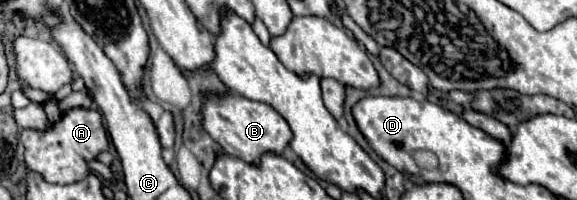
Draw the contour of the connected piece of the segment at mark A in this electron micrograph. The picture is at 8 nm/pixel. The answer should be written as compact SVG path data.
M72 109L66 115L62 115L60 123L52 125L44 133L24 129L20 133L20 141L26 149L24 161L28 169L38 171L50 183L74 183L84 179L90 173L86 161L96 159L100 151L108 149L102 117L98 111L92 111L92 109Z

